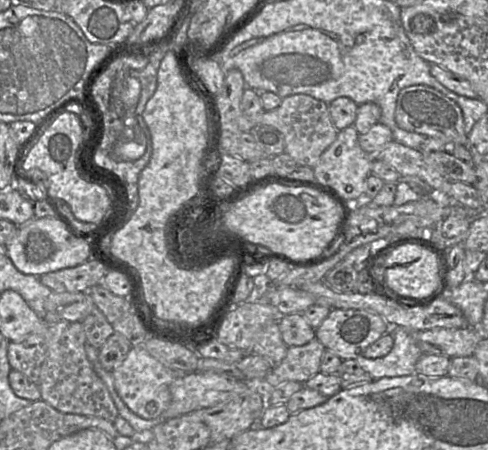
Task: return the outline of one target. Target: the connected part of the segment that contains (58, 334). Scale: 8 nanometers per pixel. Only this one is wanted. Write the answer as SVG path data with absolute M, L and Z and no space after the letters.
M59 321L47 324L44 331L33 333L21 342L9 342L7 356L11 369L21 372L34 383L41 393L41 400L53 408L64 413L99 417L113 423L119 416L118 410L106 385L97 376L87 357L86 343L87 338L81 322Z

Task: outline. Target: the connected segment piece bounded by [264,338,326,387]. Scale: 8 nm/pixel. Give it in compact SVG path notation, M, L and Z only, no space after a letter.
M316 338L303 346L288 347L283 361L273 367L264 380L272 387L288 381L304 384L320 372L322 355L326 348Z

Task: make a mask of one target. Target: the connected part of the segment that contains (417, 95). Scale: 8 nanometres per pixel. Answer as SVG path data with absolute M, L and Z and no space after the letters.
M413 85L402 89L397 97L395 108L397 125L409 132L423 136L445 136L467 146L464 133L464 120L460 107L441 92L425 85Z

